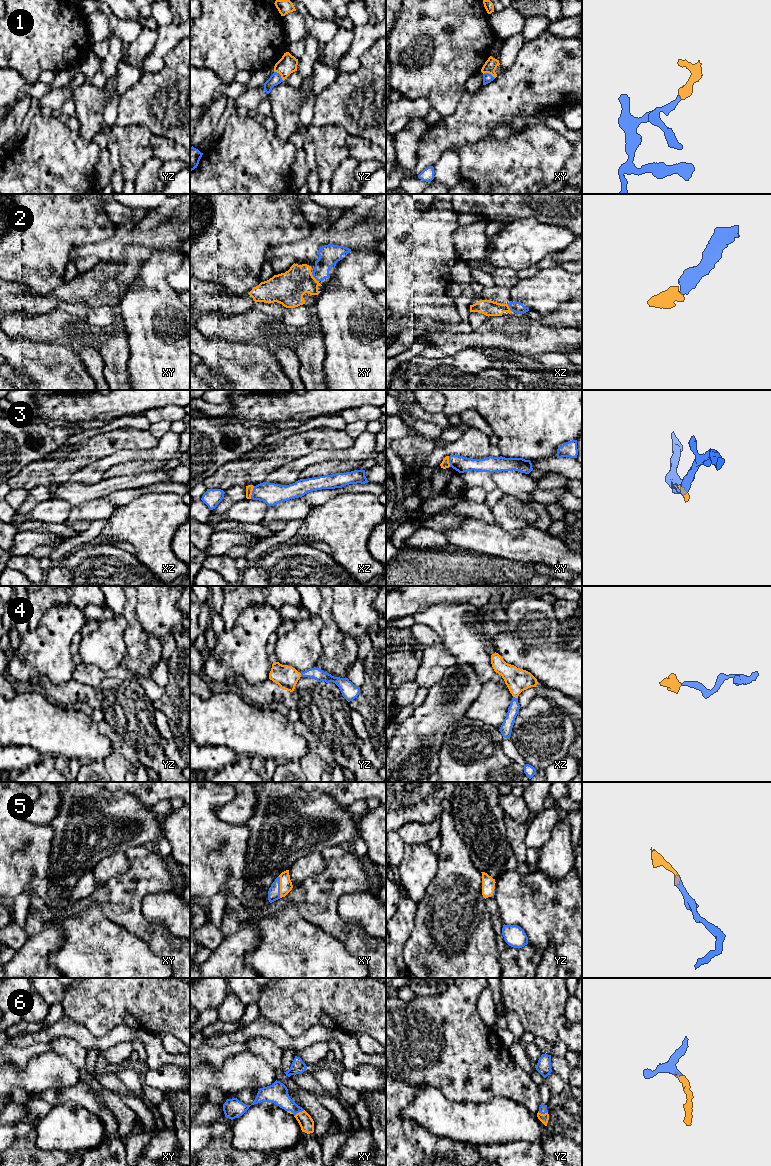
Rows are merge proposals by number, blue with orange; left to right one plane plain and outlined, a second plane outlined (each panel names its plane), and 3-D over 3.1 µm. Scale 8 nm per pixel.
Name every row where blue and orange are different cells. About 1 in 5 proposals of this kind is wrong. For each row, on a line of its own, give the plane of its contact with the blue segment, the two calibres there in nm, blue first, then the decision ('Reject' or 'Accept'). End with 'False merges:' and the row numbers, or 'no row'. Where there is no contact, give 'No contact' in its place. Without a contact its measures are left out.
1: Touches blue in yz. Thickness 90 nm (blue) against 150 nm. Accept
2: Touches blue in xy. Thickness 170 nm (blue) against 260 nm. Accept
3: Touches blue in xz. Thickness 170 nm (blue) against 60 nm. Reject
4: Touches blue in xz. Thickness 90 nm (blue) against 190 nm. Accept
5: Touches blue in xy. Thickness 100 nm (blue) against 100 nm. Accept
6: Touches blue in xy. Thickness 170 nm (blue) against 120 nm. Accept
False merges: 3

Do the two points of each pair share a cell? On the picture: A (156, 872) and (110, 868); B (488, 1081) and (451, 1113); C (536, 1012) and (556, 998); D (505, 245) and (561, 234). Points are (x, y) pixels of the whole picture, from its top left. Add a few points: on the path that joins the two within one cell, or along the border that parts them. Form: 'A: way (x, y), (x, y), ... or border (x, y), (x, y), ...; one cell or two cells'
A: border (125, 852), (128, 869), (122, 875), (106, 881); two cells
B: border (442, 1092), (450, 1100), (455, 1101), (488, 1101); two cells
C: way (541, 1007), (551, 998); one cell
D: way (519, 244), (525, 241), (547, 238); one cell

